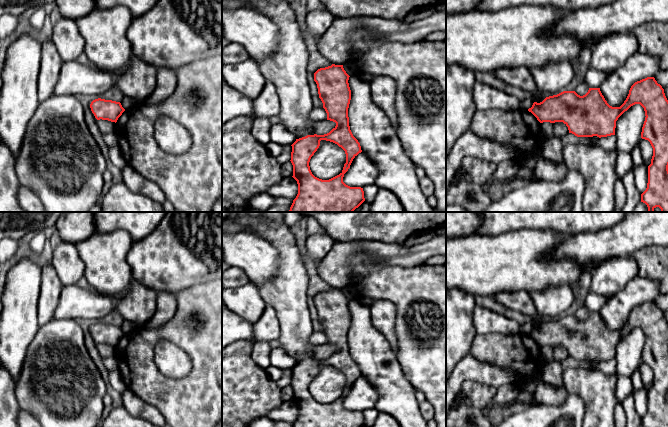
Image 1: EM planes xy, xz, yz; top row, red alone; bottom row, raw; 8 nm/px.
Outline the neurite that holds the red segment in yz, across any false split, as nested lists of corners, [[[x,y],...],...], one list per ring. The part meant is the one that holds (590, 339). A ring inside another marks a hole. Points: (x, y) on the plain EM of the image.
[[[647,301],[635,306],[629,318],[620,331],[612,331],[605,324],[600,312],[589,312],[588,316],[580,320],[575,315],[563,315],[557,319],[546,321],[542,326],[534,326],[528,333],[540,347],[543,346],[563,346],[569,354],[569,357],[577,361],[607,361],[615,359],[616,345],[631,330],[640,328],[645,335],[645,345],[642,351],[641,362],[648,364],[653,372],[651,388],[648,390],[648,407],[646,414],[641,418],[643,427],[668,427],[668,324],[665,320],[664,313],[657,307],[654,301]]]

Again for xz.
[[[335,288],[320,292],[314,297],[314,305],[317,308],[318,318],[323,327],[323,332],[327,337],[327,344],[335,346],[336,350],[327,358],[307,359],[296,363],[291,369],[290,385],[293,389],[292,401],[298,408],[298,418],[293,424],[293,427],[363,427],[365,425],[363,412],[350,411],[343,406],[344,398],[350,392],[353,383],[362,376],[360,367],[353,360],[349,350],[348,332],[351,324],[351,314],[348,307],[349,301],[343,289]],[[321,364],[337,368],[346,378],[346,387],[342,396],[329,404],[322,404],[315,401],[309,390],[310,383],[319,372]]]

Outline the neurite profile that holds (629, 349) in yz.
[[[635,328],[618,342],[615,352],[617,376],[631,378],[639,369],[645,341],[644,332],[640,328]]]

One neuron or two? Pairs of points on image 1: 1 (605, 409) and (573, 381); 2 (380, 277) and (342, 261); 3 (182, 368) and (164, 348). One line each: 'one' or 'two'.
1: one
2: two
3: one

